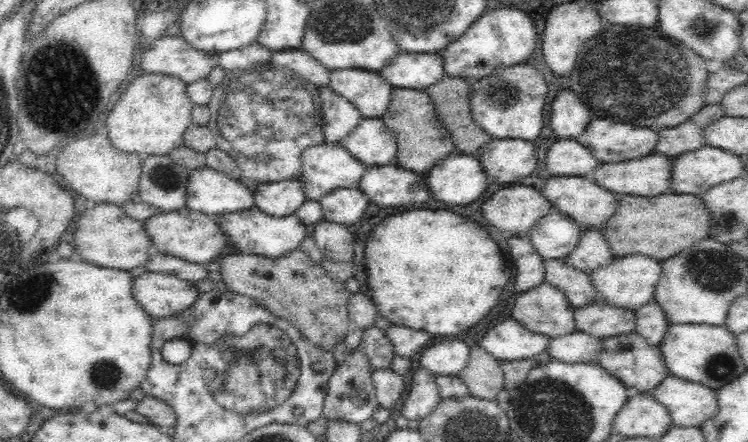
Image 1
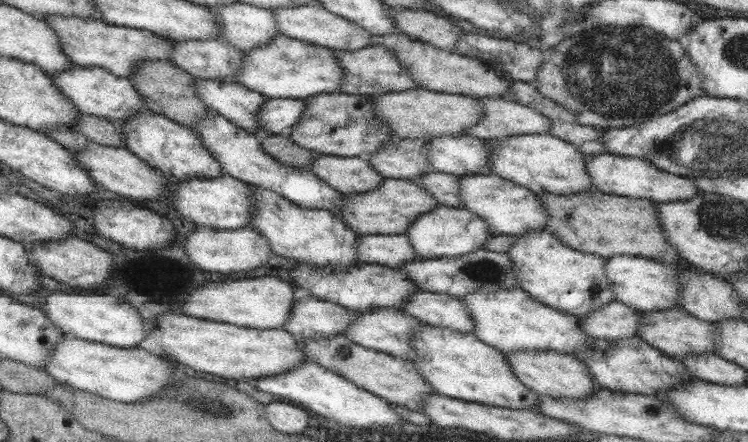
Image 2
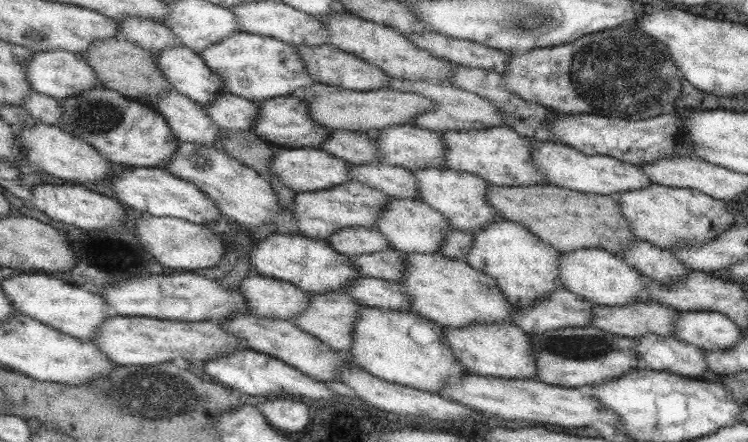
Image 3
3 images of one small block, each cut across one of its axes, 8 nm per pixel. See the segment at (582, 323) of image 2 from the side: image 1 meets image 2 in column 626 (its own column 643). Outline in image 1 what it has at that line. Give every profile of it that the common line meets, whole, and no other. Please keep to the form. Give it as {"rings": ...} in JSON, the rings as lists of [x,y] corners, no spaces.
{"rings":[[[656,302],[636,308],[636,334],[646,338],[648,344],[660,346],[666,336],[668,326],[670,322],[666,320],[664,310]]]}

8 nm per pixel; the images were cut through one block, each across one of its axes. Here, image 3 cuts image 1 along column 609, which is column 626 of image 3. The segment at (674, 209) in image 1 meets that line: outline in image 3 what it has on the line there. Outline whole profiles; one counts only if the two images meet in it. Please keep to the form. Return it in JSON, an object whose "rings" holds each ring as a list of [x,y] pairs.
{"rings":[[[529,184],[529,186],[491,186],[485,194],[489,206],[499,212],[501,220],[519,222],[535,238],[549,248],[563,252],[575,252],[577,248],[601,248],[613,256],[619,256],[627,244],[633,242],[627,218],[623,216],[615,196],[599,196],[559,188],[553,184]]]}

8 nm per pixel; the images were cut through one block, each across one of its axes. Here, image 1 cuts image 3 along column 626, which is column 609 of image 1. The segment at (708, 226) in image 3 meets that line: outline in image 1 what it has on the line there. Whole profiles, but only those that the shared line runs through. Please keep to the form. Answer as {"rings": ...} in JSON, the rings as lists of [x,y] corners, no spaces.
{"rings":[[[552,176],[544,184],[536,184],[536,186],[550,200],[552,208],[558,208],[566,216],[572,216],[572,220],[576,220],[576,224],[580,228],[602,230],[608,224],[606,220],[612,218],[614,212],[616,212],[618,196],[614,192],[604,190],[602,186],[598,186],[592,180],[582,178],[582,176]]]}

